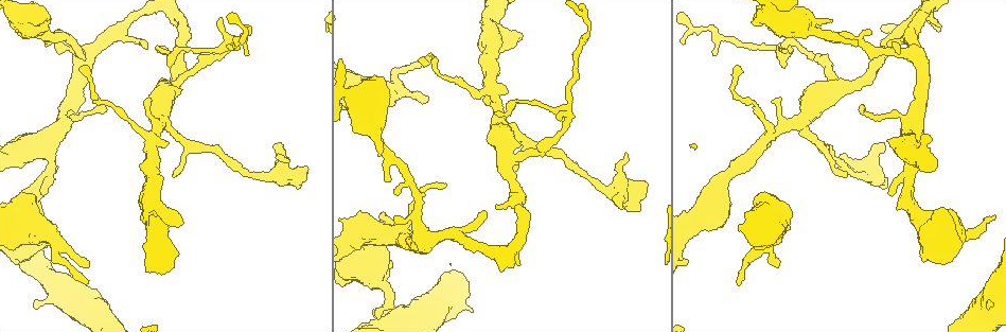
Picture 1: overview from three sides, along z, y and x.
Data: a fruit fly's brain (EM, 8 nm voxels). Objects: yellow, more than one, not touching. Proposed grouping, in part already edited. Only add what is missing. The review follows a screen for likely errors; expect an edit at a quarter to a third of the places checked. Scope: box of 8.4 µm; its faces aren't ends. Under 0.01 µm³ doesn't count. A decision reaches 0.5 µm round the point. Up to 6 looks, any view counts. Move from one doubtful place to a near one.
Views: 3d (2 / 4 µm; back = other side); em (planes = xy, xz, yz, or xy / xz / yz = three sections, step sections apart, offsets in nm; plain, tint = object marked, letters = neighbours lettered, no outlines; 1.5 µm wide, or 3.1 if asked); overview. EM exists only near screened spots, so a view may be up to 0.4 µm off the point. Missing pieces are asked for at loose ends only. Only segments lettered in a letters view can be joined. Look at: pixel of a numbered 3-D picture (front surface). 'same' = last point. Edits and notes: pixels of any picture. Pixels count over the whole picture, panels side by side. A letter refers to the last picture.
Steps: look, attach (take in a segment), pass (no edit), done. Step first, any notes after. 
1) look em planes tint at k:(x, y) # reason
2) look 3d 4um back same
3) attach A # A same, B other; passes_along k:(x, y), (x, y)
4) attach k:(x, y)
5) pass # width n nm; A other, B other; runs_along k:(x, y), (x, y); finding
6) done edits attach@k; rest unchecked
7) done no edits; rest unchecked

look 3d 4um at 1:(516, 169) # thin end

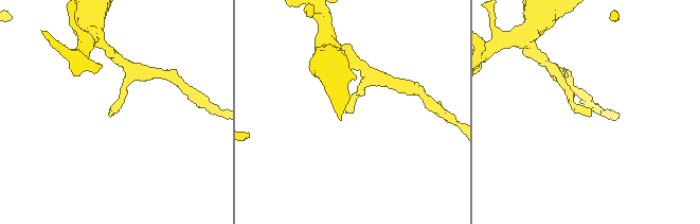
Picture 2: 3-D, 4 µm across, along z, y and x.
look em planes letters at 2:(112, 114)

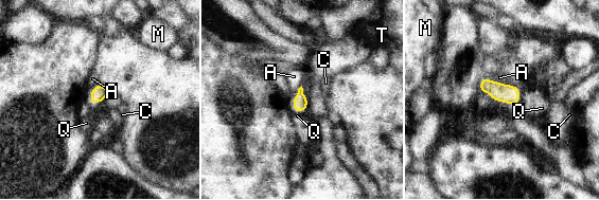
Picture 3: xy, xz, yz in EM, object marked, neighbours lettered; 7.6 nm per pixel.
pass # A other, C other, M other, Q other, T other; no lettered segment goes on from it

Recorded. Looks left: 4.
look 3d 4um at 1:(221, 17) # thin end

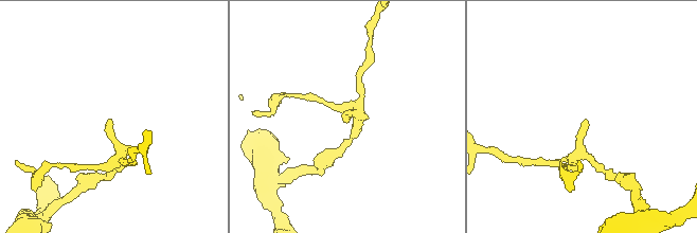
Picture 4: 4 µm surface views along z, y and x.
look em planes letters at 4:(342, 120) # need the tissue

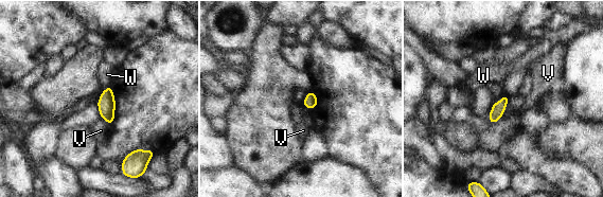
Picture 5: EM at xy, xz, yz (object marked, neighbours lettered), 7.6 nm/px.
pass # width 100 nm; V other, W other; border 5:(101, 118), (109, 126); no lettered segment goes on from it

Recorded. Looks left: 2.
look em xy step 4 tint at 1:(86, 284) # tapers out

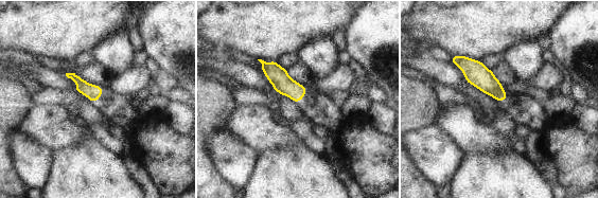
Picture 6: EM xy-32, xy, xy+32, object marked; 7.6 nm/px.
look em planes letters same

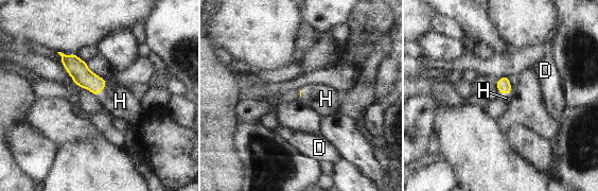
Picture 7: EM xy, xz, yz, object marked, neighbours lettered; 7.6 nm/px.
attach H # D other, H same; the neuron continues

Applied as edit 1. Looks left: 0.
done edits attach@7; rest unchecked

